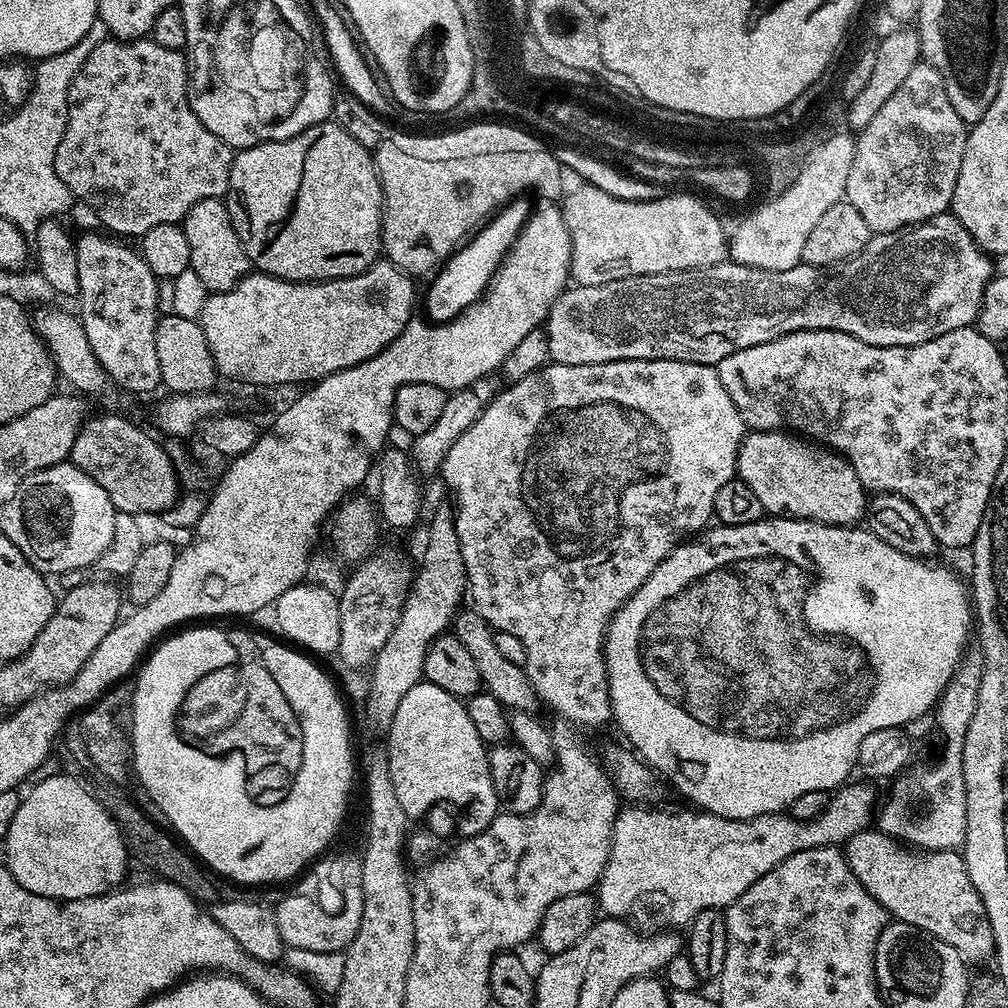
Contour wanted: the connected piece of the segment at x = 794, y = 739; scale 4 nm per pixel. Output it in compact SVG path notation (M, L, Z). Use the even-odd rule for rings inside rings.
M765 518L755 520L749 524L743 524L742 526L715 527L709 527L703 535L696 538L701 538L701 540L693 539L691 542L681 542L656 567L654 574L650 574L650 578L646 578L646 582L642 582L639 590L612 615L612 620L608 623L608 633L604 635L604 661L606 662L606 674L608 675L608 693L610 694L610 702L612 703L612 720L614 724L617 724L624 731L625 738L629 740L627 743L631 745L636 755L649 768L659 773L665 781L668 779L686 799L693 800L693 802L688 802L695 805L697 809L709 812L711 816L721 816L722 818L730 818L731 820L749 820L762 814L784 812L791 809L794 798L799 798L802 794L810 794L810 790L822 790L823 792L831 793L833 790L841 787L851 777L848 775L851 774L852 770L854 772L854 769L857 767L859 747L863 738L869 737L874 730L884 730L887 727L903 729L914 718L918 718L927 712L932 712L941 694L946 690L950 678L956 673L956 667L964 659L966 649L969 647L970 641L968 641L968 635L971 632L973 635L974 632L974 605L970 599L970 592L966 587L965 581L963 584L950 569L943 568L940 564L928 564L932 562L925 562L919 556L902 554L902 550L894 550L894 546L882 542L882 538L878 538L871 530L864 526L843 528L842 526L819 524L813 520Z

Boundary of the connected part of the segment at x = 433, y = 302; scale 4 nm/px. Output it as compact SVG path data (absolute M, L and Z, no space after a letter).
M526 198L511 200L491 217L487 224L456 250L435 273L436 278L429 286L424 300L425 315L433 323L448 323L469 308L488 288L489 280L504 260L509 247L532 212Z

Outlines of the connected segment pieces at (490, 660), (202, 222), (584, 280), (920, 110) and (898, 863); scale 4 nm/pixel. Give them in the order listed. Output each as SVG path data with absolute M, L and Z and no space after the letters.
M471 606L461 607L457 611L450 628L458 638L458 642L462 642L462 646L466 646L474 666L478 666L483 691L490 693L494 698L498 698L498 702L512 712L535 713L537 711L536 691L528 680L528 675L524 673L521 665L509 662L498 650L498 646L494 646L496 632L482 618L482 614L478 614L476 609Z
M223 199L203 200L190 206L182 227L186 242L190 242L191 270L198 274L209 293L230 290L243 276L248 275L248 255L234 230L227 203Z
M581 183L567 193L562 200L566 230L570 230L572 243L571 279L577 285L598 286L614 282L618 278L630 278L642 274L662 274L691 268L705 268L723 264L729 259L729 233L720 225L721 217L707 203L692 196L665 194L659 200L626 201L606 194L598 186Z
M923 62L916 64L914 70L910 70L910 75L902 81L902 86L894 90L892 97L878 110L878 114L870 121L870 126L866 126L856 136L856 149L854 150L854 166L850 166L850 178L846 178L846 190L844 195L847 203L862 214L866 221L869 233L877 232L897 232L899 228L909 228L912 224L920 224L924 220L934 218L938 214L949 211L952 207L952 195L954 194L954 182L958 182L958 170L962 170L962 154L966 150L966 138L968 137L968 128L964 120L958 118L954 106L950 106L950 97L946 95L946 86L942 82L942 74L934 70L934 66Z
M872 826L851 836L842 851L854 878L862 882L893 921L923 928L934 938L954 946L965 961L993 959L996 943L986 906L982 906L974 882L970 882L966 874L964 858L959 851L913 850Z

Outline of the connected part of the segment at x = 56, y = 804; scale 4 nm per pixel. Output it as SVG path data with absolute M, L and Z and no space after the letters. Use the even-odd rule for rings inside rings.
M59 774L33 783L21 799L18 814L10 822L8 833L2 838L4 856L10 874L30 894L45 896L51 900L81 900L91 896L107 896L125 883L130 853L115 818L99 799L96 800L72 776Z

